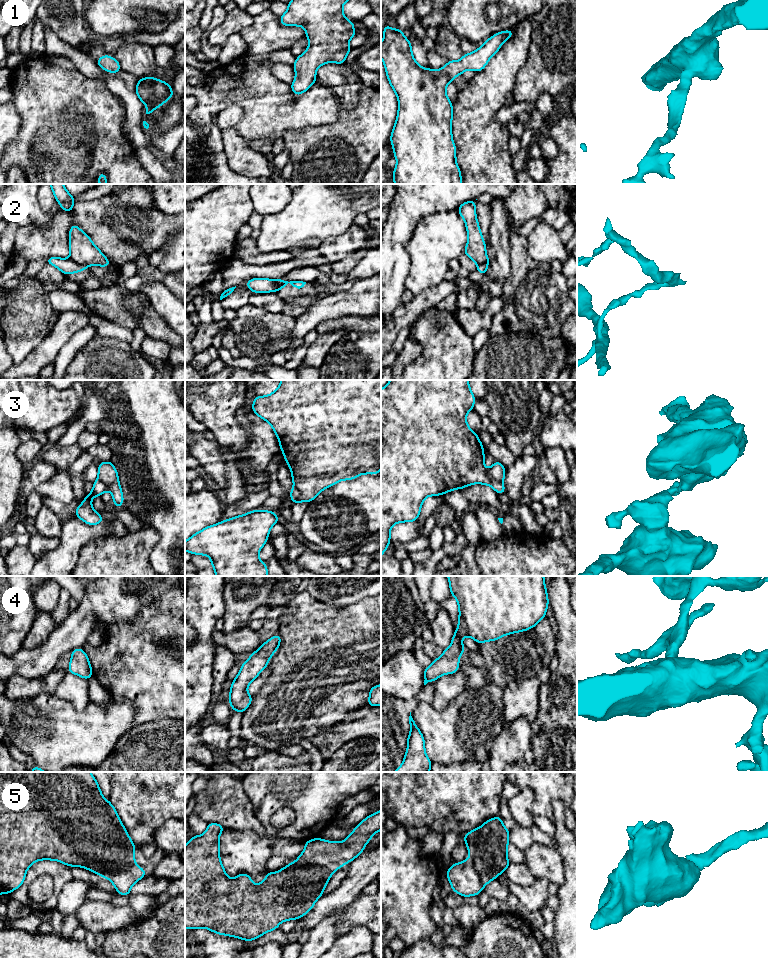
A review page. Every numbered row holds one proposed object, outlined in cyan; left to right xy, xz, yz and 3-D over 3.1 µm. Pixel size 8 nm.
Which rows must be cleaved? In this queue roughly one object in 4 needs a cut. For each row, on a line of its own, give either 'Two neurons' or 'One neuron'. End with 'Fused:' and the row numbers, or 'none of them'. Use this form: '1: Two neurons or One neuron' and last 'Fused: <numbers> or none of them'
1: One neuron
2: Two neurons
3: Two neurons
4: One neuron
5: One neuron
Fused: 2, 3

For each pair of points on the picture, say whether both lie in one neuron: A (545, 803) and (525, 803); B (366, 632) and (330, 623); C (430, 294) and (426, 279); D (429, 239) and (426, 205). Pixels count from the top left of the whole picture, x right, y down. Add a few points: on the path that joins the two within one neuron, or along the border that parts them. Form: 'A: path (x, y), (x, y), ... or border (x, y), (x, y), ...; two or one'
A: border (523, 788), (532, 792), (534, 815); two
B: path (357, 625), (339, 625); one
C: border (444, 280), (414, 296); two
D: border (450, 210), (425, 215), (418, 223), (413, 234); two

